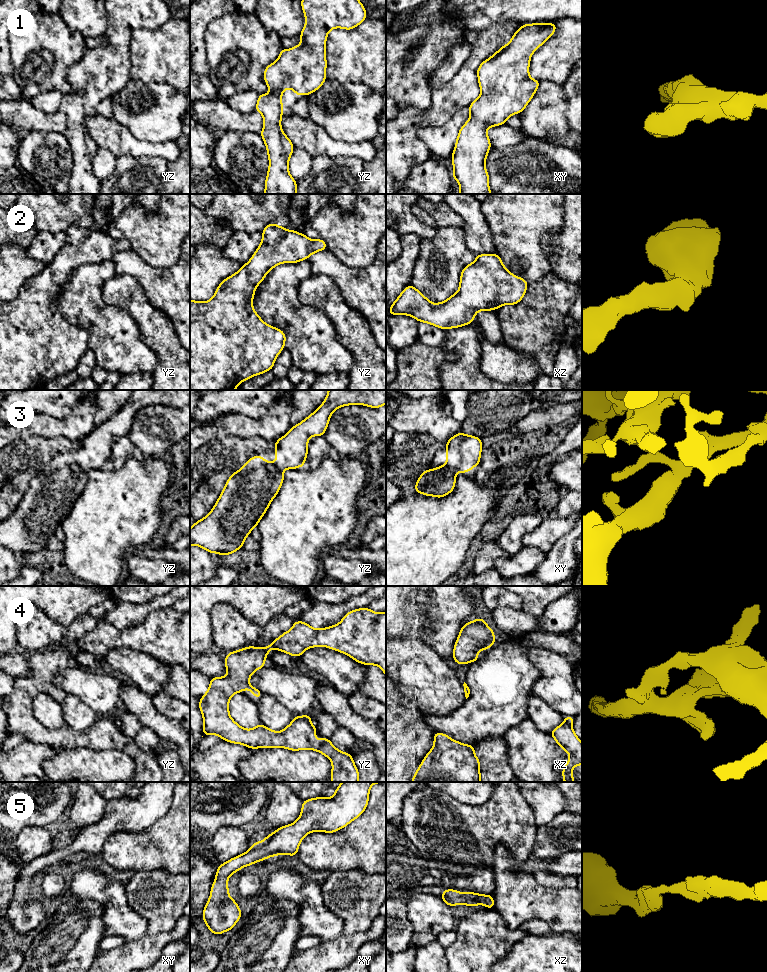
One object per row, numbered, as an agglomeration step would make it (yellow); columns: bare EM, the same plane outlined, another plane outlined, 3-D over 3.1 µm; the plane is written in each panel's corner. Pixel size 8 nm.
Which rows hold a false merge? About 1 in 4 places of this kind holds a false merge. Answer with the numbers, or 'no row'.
no row

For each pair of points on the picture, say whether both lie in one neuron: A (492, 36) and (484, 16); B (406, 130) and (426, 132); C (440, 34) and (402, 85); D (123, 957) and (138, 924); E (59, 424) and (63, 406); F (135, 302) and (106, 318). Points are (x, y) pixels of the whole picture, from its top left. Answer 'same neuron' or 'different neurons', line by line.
A: different neurons
B: different neurons
C: same neuron
D: different neurons
E: different neurons
F: different neurons

